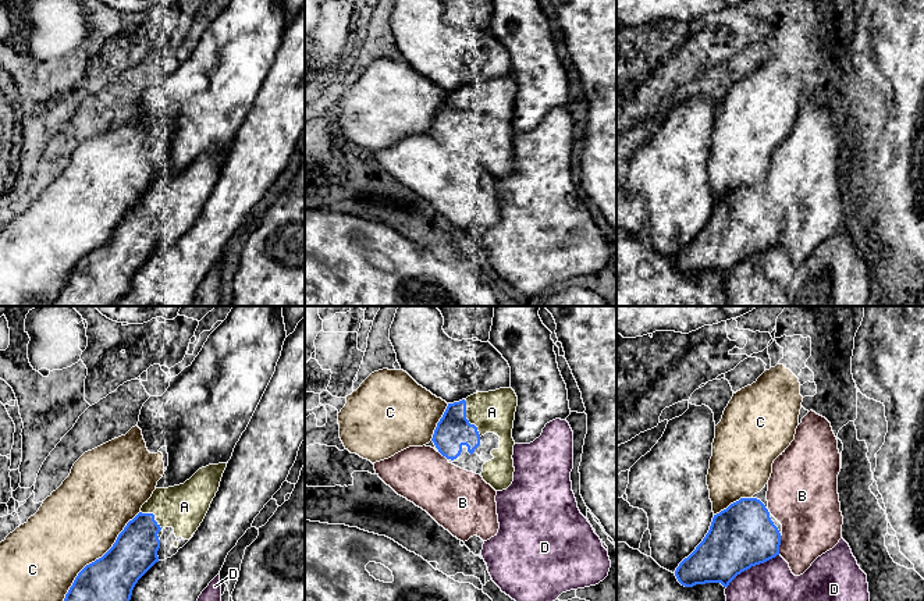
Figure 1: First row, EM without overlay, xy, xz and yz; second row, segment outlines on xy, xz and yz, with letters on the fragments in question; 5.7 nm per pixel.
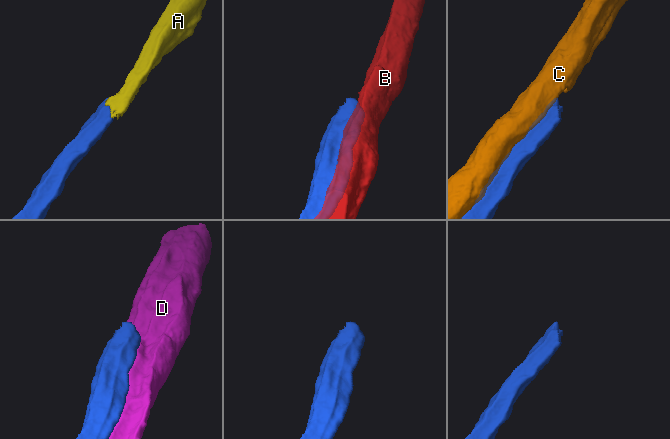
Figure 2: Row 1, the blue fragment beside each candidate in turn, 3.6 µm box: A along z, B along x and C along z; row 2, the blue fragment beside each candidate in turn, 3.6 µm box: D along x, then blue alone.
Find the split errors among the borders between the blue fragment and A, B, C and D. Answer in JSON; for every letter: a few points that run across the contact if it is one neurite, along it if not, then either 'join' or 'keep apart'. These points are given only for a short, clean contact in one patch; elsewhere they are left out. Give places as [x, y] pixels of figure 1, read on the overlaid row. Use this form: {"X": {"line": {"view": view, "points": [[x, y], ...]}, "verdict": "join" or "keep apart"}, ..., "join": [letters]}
{"A": {"verdict": "join"}, "B": {"verdict": "keep apart"}, "C": {"verdict": "keep apart"}, "D": {"verdict": "keep apart"}, "join": ["A"]}

